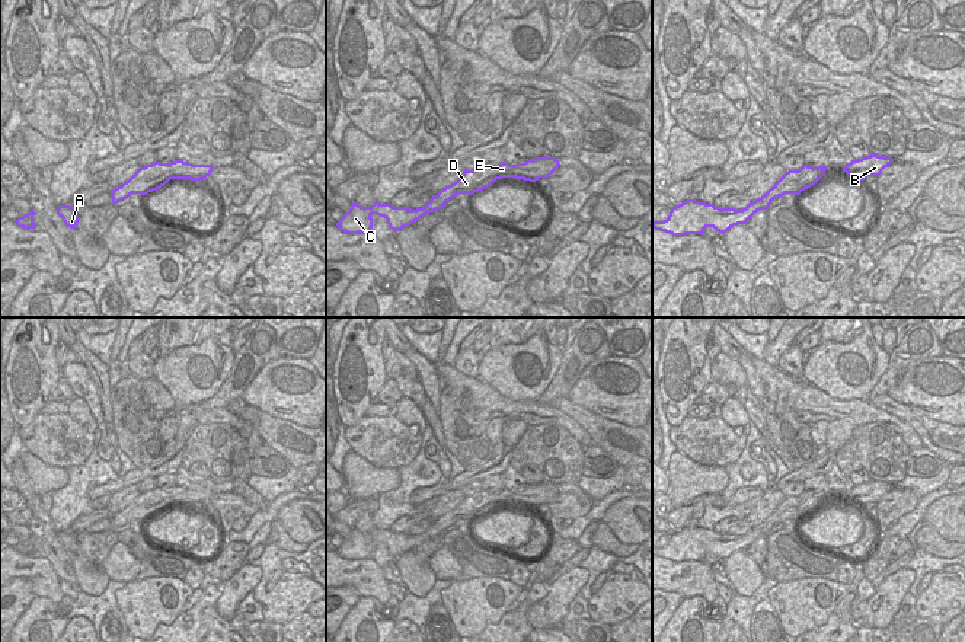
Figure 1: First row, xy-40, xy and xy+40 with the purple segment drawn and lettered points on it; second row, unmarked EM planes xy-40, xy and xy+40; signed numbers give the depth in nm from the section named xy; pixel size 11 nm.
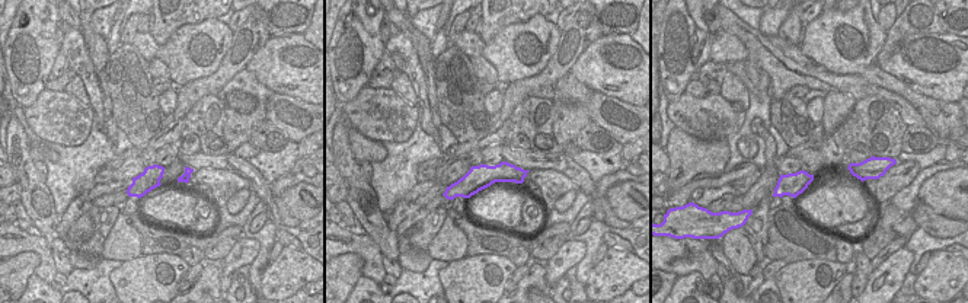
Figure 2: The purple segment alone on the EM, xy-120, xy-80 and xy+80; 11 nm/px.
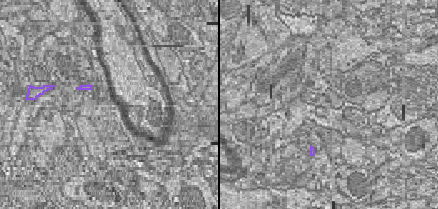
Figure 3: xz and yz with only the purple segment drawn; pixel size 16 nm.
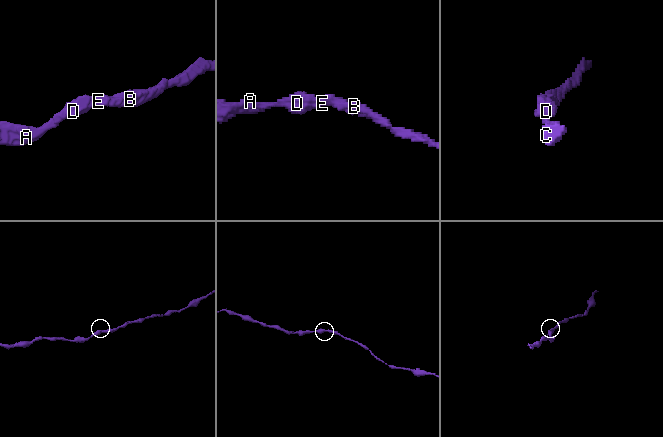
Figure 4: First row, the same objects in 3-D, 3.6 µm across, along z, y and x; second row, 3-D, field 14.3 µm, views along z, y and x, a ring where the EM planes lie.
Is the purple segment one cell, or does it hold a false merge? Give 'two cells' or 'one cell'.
one cell

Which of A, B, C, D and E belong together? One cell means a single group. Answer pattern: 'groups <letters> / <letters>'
groups A B C D E

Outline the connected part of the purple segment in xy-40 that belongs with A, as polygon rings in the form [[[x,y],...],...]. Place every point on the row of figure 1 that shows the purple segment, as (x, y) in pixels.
[[[60,205],[60,207],[57,207],[57,214],[63,218],[63,221],[67,227],[77,229],[79,217],[76,213],[76,207]]]

